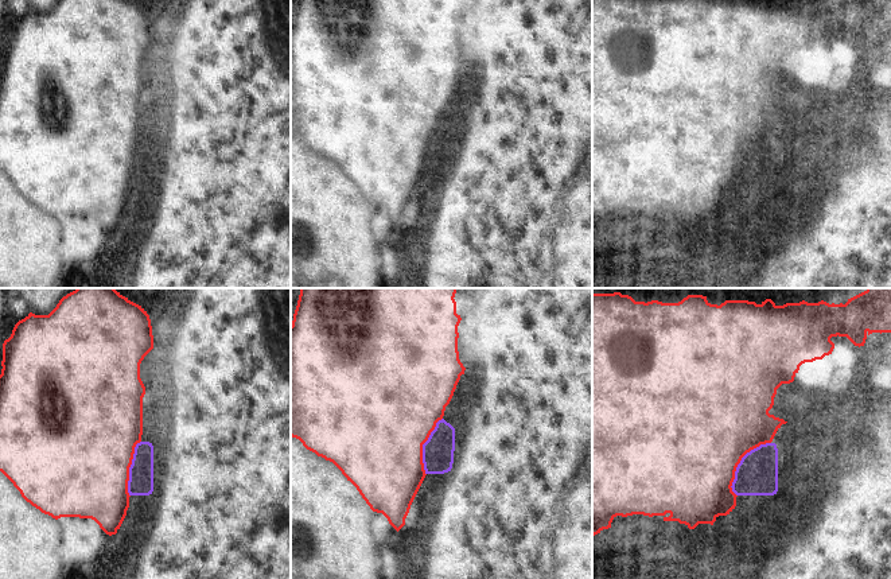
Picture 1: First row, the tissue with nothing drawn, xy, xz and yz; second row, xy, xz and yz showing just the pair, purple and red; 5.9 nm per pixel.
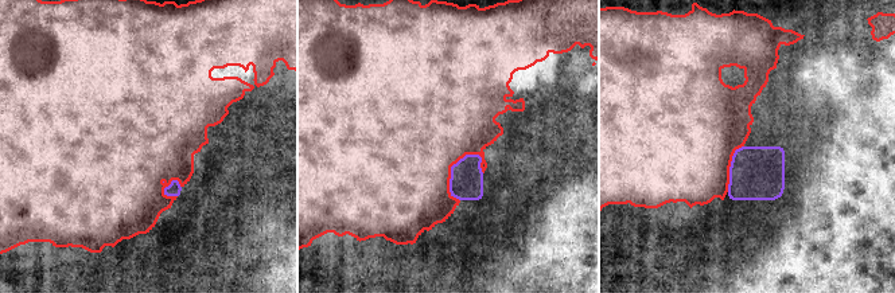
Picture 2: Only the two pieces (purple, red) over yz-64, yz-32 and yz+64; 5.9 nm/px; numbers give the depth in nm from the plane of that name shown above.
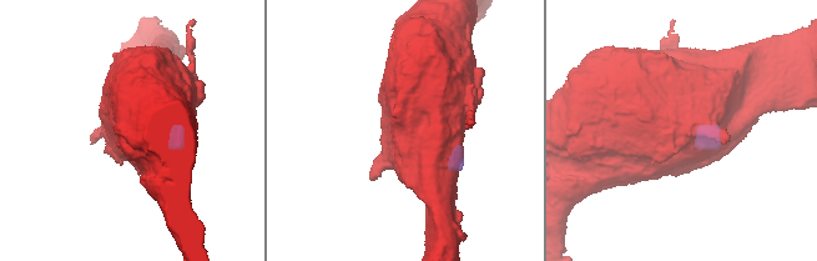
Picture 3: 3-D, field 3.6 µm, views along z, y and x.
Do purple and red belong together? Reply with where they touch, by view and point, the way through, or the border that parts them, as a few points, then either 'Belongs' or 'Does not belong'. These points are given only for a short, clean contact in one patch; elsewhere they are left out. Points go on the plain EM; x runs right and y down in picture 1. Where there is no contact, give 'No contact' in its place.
Touches purple at yz (739, 162). Path across: yz (757, 173), (746, 162), (739, 162), (704, 139). Belongs.

